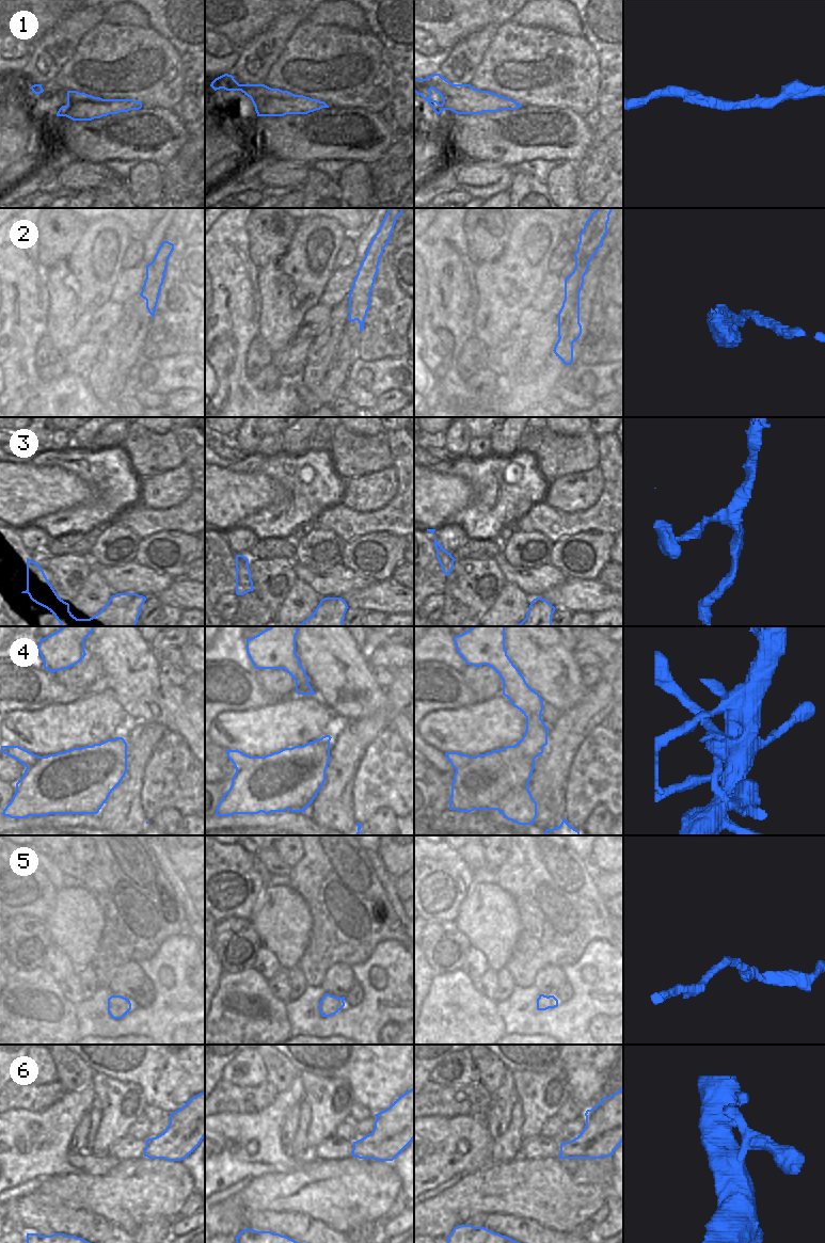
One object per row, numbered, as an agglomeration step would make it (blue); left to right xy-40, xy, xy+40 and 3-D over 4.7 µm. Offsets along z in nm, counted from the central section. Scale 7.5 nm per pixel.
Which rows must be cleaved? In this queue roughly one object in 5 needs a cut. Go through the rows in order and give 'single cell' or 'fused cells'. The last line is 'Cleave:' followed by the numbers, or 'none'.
1: single cell
2: single cell
3: single cell
4: single cell
5: single cell
6: single cell
Cleave: none

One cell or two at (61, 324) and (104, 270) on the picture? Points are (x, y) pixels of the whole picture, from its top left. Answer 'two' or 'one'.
one

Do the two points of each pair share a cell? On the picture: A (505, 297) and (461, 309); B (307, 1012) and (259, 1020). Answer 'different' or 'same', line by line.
A: different
B: different

